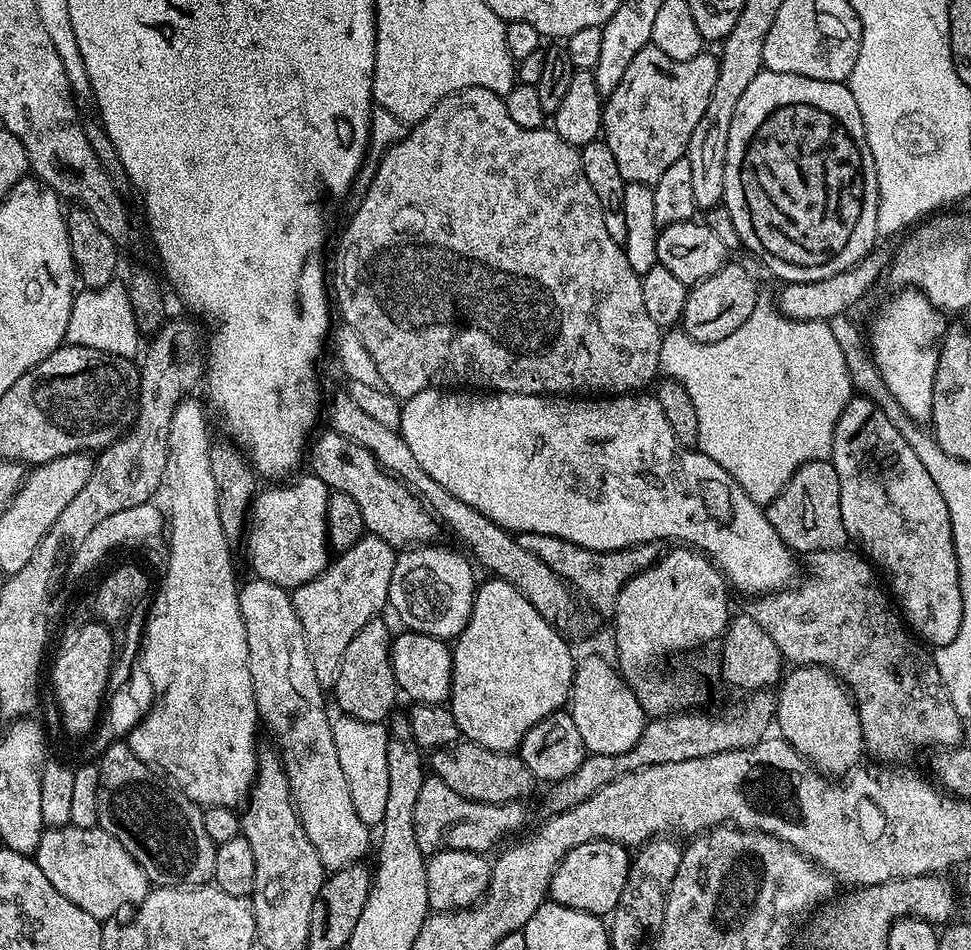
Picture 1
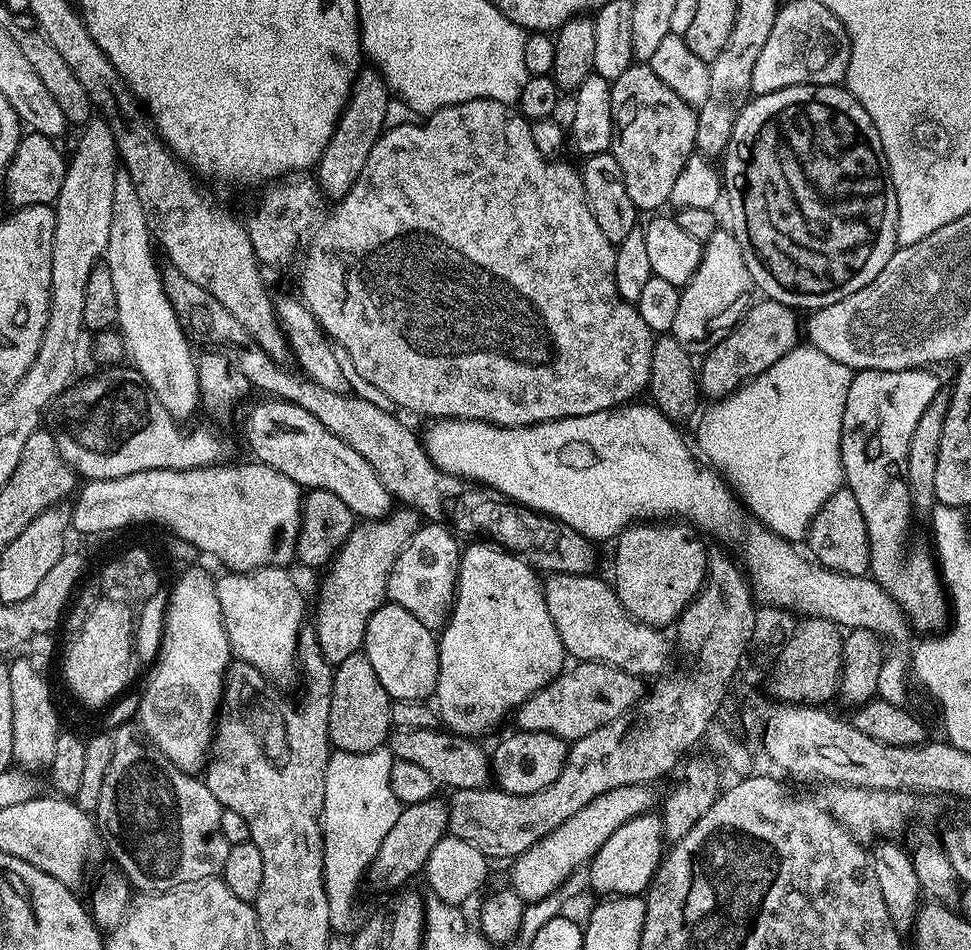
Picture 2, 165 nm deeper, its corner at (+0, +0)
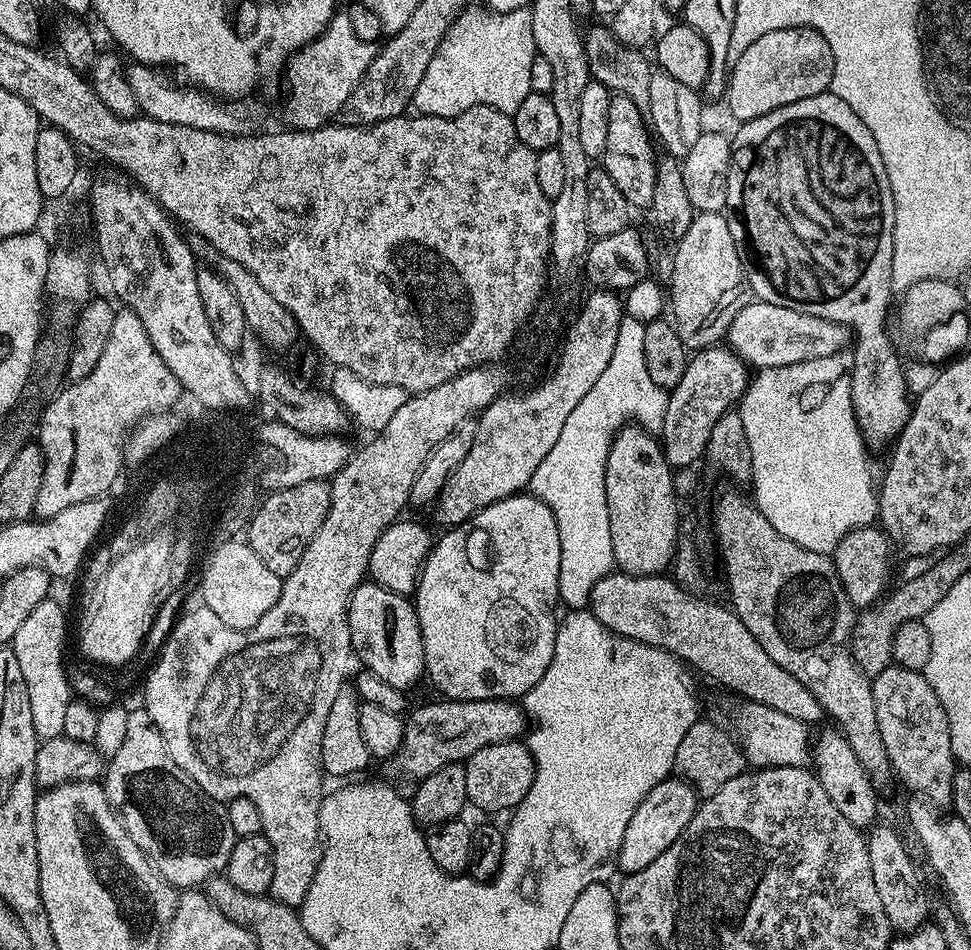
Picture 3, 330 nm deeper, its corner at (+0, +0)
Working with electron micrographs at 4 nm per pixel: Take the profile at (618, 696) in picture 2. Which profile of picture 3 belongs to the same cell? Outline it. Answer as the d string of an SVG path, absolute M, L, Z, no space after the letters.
M436 698L433 704L413 707L404 720L402 746L396 751L394 765L412 782L425 780L434 770L447 764L469 760L482 746L520 740L526 732L526 713L519 703L506 700L449 700Z

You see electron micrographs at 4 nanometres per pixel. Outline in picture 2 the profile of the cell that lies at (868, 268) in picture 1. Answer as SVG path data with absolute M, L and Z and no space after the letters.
M757 299L728 336L722 338L722 342L718 342L710 351L703 353L701 360L704 361L698 364L699 391L705 397L712 396L708 398L723 398L774 366L778 358L797 347L801 341L802 324L796 321L796 316L797 309L787 308L782 302Z

